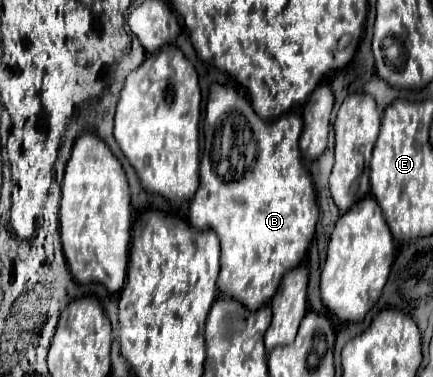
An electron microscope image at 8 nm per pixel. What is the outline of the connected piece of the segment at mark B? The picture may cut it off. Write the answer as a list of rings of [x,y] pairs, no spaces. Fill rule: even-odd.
[[[211,84],[205,108],[205,148],[201,158],[201,184],[189,204],[191,226],[203,230],[213,228],[221,242],[221,272],[217,288],[223,296],[243,302],[249,310],[267,304],[283,274],[305,260],[309,242],[317,224],[317,200],[313,178],[299,156],[299,136],[303,120],[297,114],[287,114],[277,120],[261,120],[247,96],[239,94],[233,86]]]

